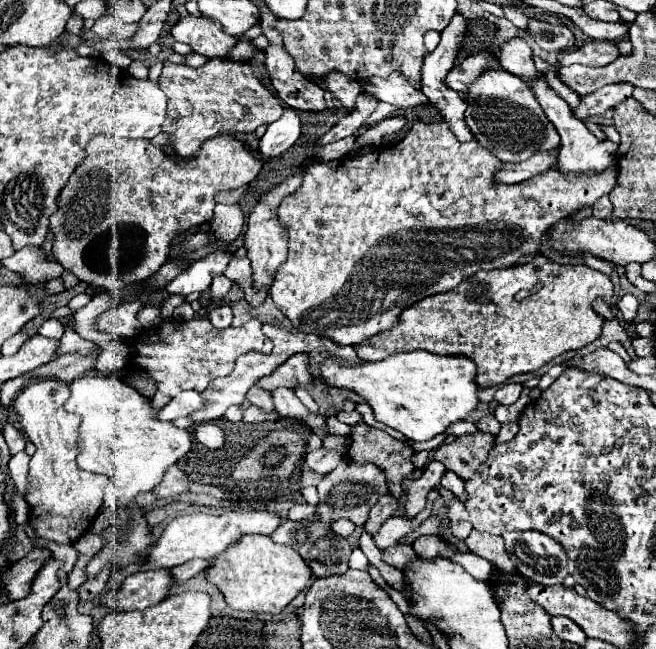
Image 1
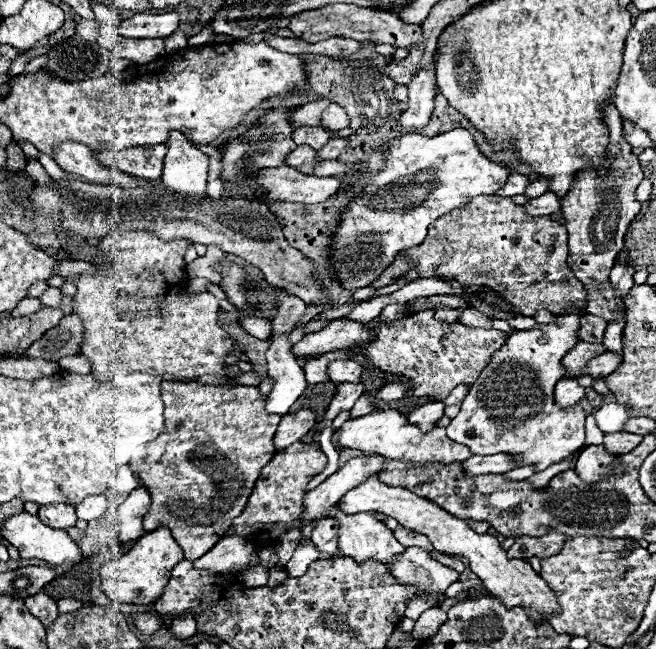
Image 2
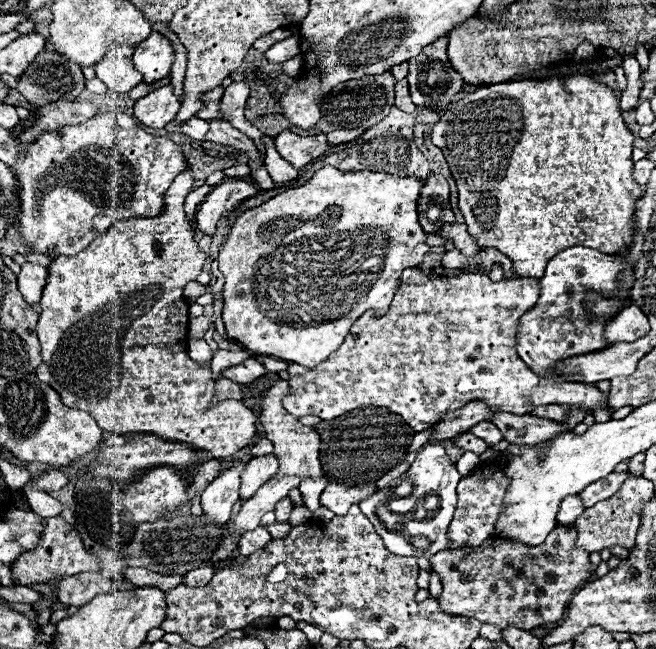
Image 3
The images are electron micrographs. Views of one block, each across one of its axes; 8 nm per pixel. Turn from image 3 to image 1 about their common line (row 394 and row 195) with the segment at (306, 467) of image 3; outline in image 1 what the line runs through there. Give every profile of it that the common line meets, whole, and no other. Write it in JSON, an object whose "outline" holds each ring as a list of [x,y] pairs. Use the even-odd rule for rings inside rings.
{"outline":[[[300,166],[292,176],[288,176],[288,178],[286,178],[282,184],[278,184],[274,190],[270,190],[268,194],[264,194],[264,196],[260,198],[260,202],[254,206],[254,210],[250,212],[250,216],[248,216],[244,240],[246,240],[246,248],[248,248],[248,258],[250,258],[250,262],[252,262],[256,288],[262,288],[262,286],[272,284],[274,274],[276,274],[276,268],[278,268],[278,266],[284,262],[284,258],[286,258],[288,240],[286,240],[284,224],[280,224],[276,210],[278,210],[282,198],[288,196],[290,192],[294,192],[294,190],[300,186],[302,176],[304,176],[304,166]]]}

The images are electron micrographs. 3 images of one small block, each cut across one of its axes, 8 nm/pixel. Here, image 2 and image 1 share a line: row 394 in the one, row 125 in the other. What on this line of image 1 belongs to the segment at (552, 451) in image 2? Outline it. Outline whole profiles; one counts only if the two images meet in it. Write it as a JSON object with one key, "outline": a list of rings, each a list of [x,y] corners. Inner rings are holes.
{"outline":[[[500,64],[478,76],[466,92],[466,126],[476,136],[480,146],[490,150],[502,162],[524,162],[536,152],[548,152],[560,146],[560,134],[542,112],[528,84],[518,76],[504,72]]]}

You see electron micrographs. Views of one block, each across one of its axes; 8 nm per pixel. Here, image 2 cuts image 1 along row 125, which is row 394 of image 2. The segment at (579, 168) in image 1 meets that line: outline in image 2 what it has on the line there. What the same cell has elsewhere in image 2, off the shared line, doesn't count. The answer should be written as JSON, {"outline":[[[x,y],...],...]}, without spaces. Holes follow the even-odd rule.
{"outline":[[[562,378],[554,386],[554,400],[558,406],[574,406],[584,396],[584,388],[578,386],[576,378]]]}

